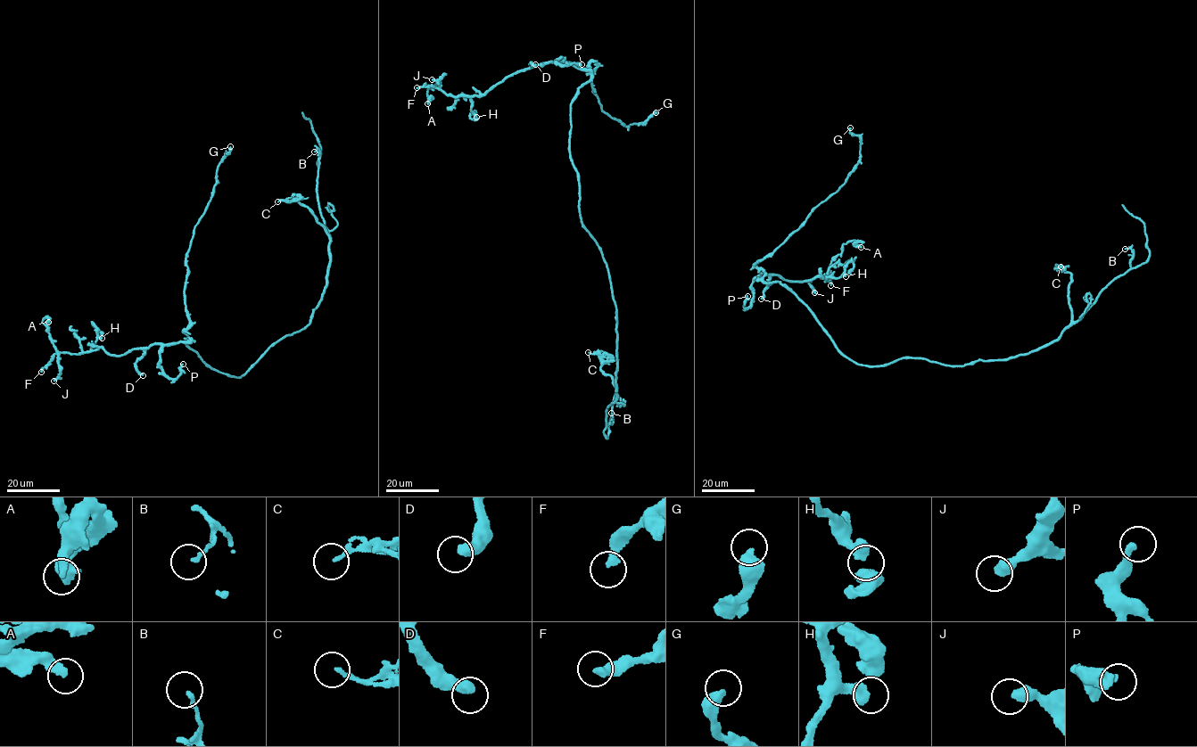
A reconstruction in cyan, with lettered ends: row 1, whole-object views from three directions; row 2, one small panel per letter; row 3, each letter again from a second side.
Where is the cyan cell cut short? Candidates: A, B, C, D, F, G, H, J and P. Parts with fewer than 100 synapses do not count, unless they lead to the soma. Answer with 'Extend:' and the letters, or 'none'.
Extend: none

